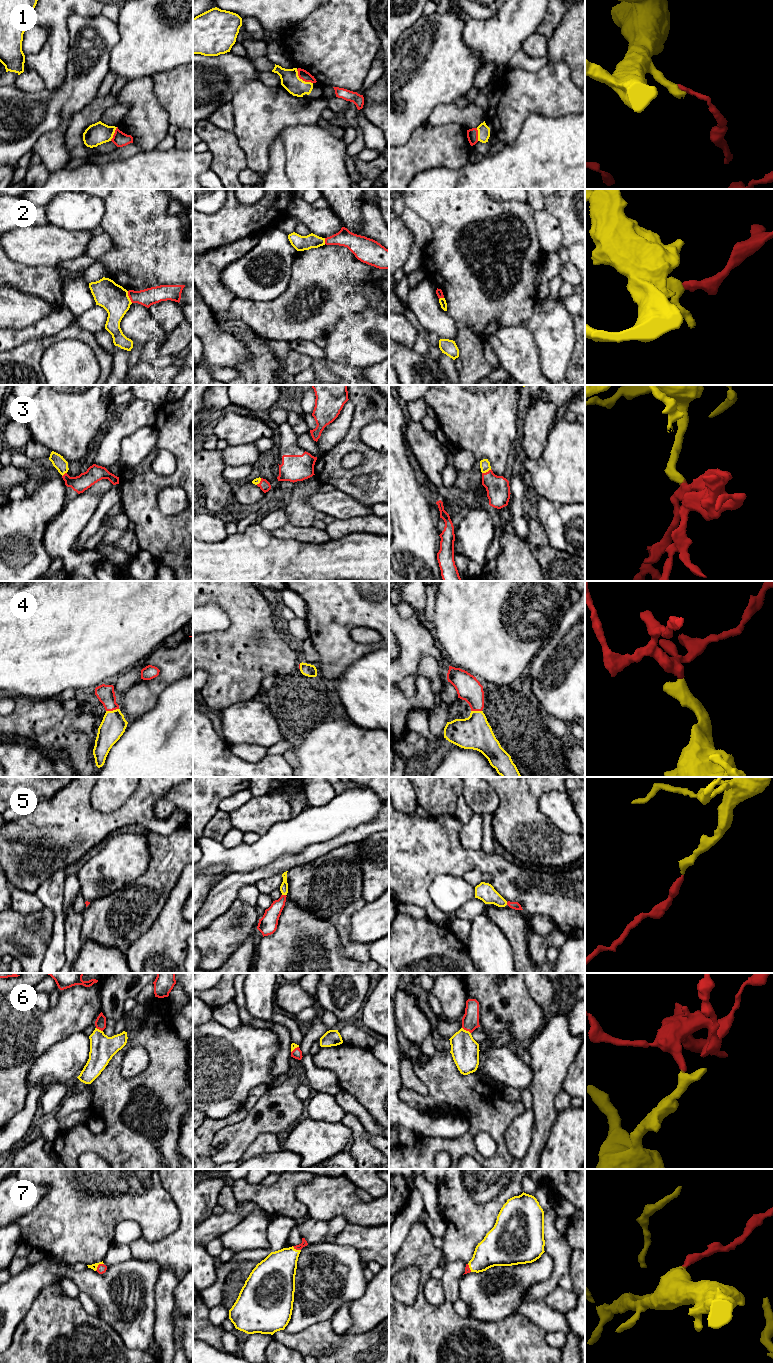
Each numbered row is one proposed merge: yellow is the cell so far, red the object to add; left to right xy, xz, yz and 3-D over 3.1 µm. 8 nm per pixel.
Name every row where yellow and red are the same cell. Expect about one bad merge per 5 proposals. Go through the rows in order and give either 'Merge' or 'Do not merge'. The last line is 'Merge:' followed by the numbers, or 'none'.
1: Do not merge
2: Do not merge
3: Merge
4: Merge
5: Merge
6: Merge
7: Merge
Merge: 3, 4, 5, 6, 7

